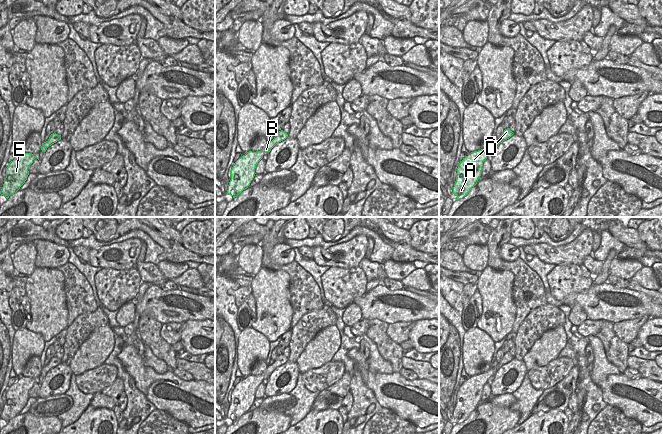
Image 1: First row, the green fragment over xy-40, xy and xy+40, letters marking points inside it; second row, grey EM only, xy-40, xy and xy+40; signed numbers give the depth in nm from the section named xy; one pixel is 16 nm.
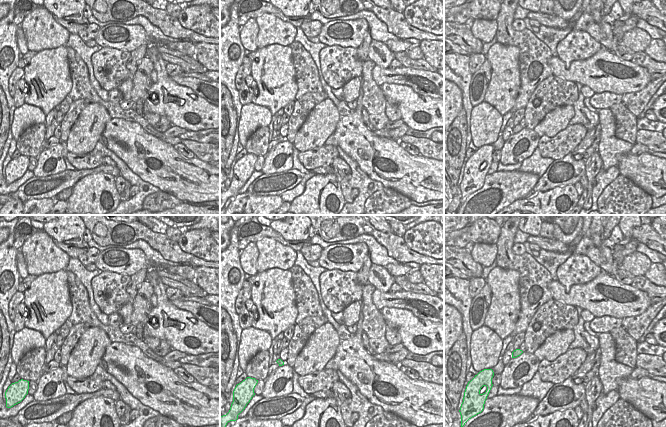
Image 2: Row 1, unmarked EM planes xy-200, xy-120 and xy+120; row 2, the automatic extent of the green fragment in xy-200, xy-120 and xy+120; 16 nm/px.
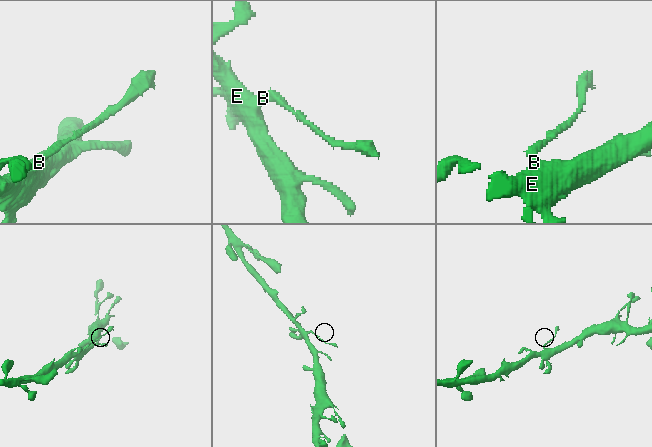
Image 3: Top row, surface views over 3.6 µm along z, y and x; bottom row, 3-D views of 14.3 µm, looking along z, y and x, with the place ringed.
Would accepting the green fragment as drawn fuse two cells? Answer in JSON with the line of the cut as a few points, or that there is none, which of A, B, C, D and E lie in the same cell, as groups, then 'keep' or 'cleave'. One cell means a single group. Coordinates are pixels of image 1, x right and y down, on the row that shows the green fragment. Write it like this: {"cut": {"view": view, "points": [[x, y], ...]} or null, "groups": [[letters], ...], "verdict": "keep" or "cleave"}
{"cut": {"view": "xy", "points": [[268, 142], [272, 147]]}, "groups": [["A", "B", "C", "E"], ["D"]], "verdict": "cleave"}

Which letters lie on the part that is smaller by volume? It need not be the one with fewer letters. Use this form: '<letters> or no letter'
D

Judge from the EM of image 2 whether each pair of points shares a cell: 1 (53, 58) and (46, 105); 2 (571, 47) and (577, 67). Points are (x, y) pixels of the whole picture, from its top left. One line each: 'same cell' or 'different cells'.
1: same cell
2: different cells

